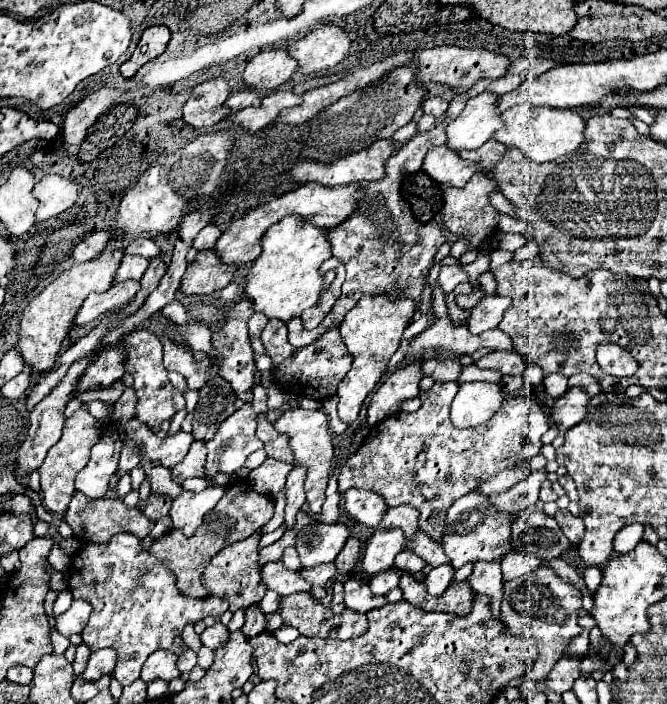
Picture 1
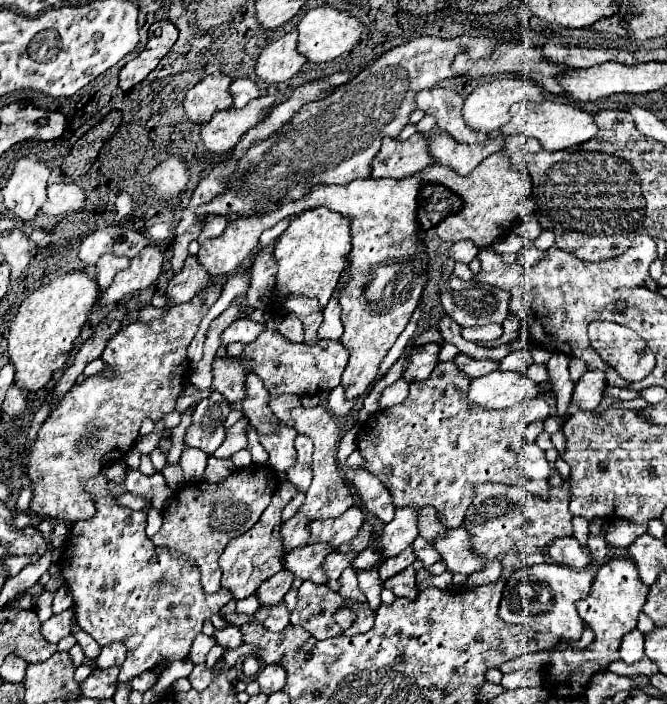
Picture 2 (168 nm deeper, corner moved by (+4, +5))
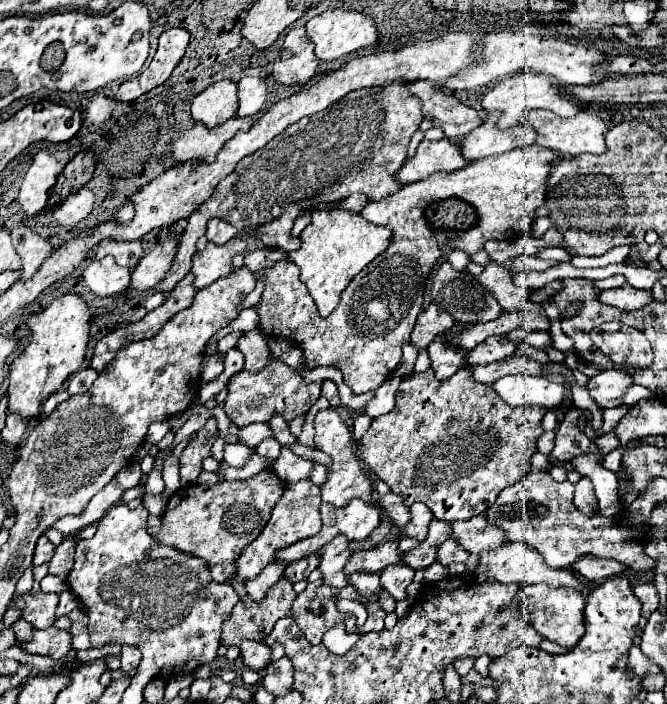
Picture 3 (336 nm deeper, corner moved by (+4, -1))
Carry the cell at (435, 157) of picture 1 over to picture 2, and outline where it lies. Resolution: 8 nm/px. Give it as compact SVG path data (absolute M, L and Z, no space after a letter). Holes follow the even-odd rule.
M436 134L430 138L430 154L434 154L436 162L454 168L458 174L470 174L484 158L498 152L502 148L502 142L506 140L504 134L494 134L494 138L488 138L486 142L478 146L466 146L460 142L454 142L450 134Z

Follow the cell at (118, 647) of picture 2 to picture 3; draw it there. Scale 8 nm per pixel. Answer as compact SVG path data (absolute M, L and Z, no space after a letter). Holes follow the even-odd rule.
M122 646L122 652L120 652L120 672L122 674L130 674L138 666L138 660L140 660L138 648Z

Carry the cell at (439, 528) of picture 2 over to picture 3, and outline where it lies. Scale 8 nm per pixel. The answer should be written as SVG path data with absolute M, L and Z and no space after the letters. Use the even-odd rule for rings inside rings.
M482 514L466 522L450 522L450 528L450 538L458 540L458 544L470 554L478 554L482 548L496 548L498 544L504 544L502 532L496 532L498 528L490 528Z

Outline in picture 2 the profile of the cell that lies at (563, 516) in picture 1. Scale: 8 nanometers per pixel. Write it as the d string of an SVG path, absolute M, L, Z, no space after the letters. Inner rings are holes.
M564 482L558 488L550 488L548 498L530 494L526 488L512 484L480 484L476 486L476 496L468 514L464 518L464 528L472 534L472 548L478 556L486 560L486 568L477 571L477 577L468 577L466 585L480 587L492 584L502 574L502 556L510 550L522 550L526 554L544 552L556 538L572 536L572 514L568 510L570 490Z

